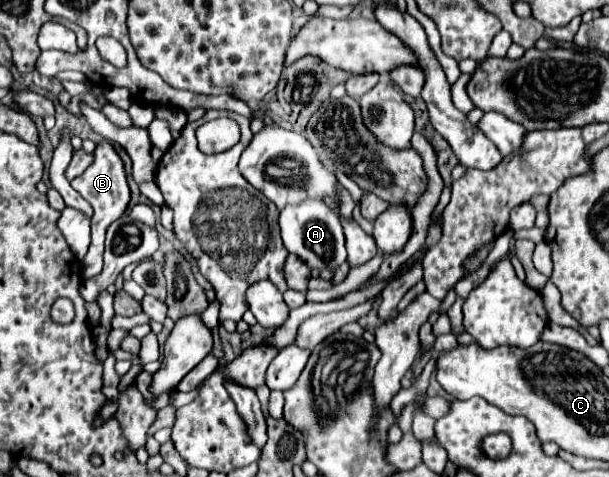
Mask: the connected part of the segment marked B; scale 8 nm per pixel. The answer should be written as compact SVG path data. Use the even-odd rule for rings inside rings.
M109 141L97 143L95 153L93 153L93 163L79 177L75 177L71 181L71 185L93 207L93 217L91 217L91 245L89 245L89 251L87 251L87 255L83 259L83 277L91 279L91 277L97 277L101 273L101 269L103 269L103 241L105 241L105 231L107 231L107 227L115 219L119 219L123 215L123 211L127 209L129 199L131 199L131 193L129 193L129 187L127 187L127 181L125 181L123 161L117 155L117 151L111 147Z

